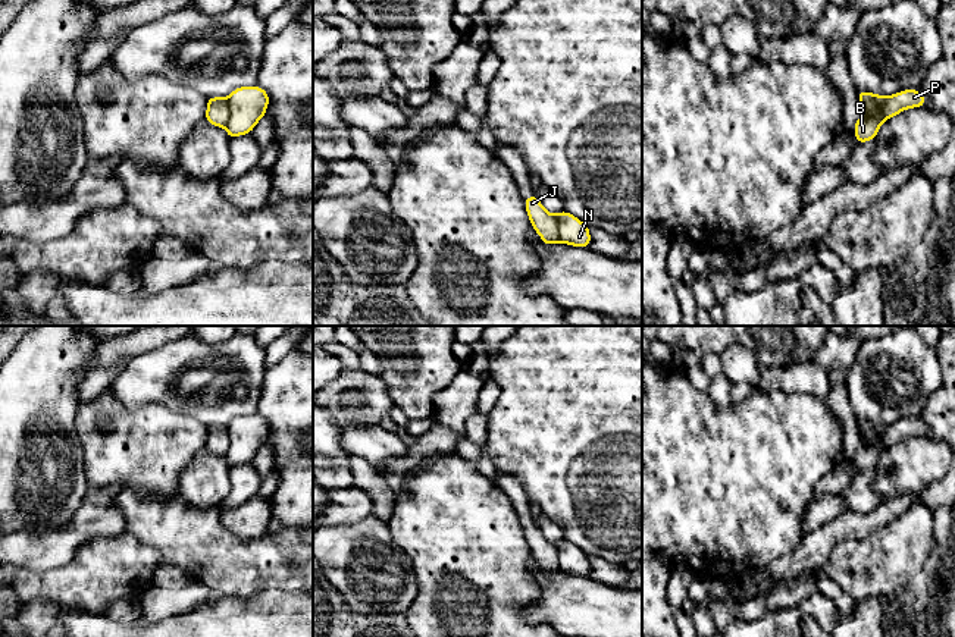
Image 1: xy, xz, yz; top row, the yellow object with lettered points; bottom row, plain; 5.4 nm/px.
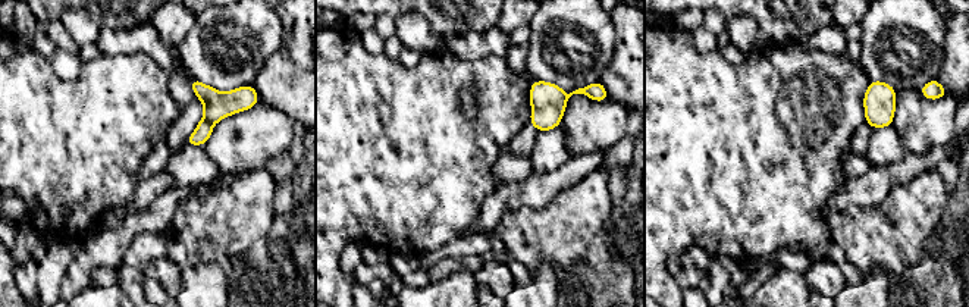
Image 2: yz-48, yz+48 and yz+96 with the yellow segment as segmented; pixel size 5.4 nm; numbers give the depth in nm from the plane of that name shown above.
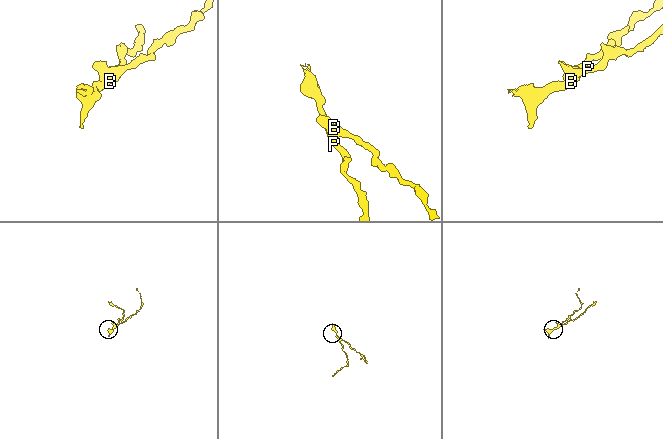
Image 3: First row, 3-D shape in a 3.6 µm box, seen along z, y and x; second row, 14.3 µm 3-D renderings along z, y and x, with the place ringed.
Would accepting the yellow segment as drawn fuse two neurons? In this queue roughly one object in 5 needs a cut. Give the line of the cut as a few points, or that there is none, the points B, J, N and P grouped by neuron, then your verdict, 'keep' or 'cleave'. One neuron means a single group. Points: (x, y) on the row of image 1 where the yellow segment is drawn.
no cut | B J N P | keep

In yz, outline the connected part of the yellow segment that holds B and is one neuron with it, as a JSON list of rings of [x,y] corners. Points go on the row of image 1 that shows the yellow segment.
[[[904,90],[883,97],[867,91],[857,91],[861,117],[855,122],[854,135],[858,144],[876,139],[882,123],[912,107],[926,107],[926,97],[918,90]]]

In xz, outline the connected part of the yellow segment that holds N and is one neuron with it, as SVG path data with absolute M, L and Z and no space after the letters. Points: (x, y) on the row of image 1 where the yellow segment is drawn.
M536 195L526 197L525 208L532 229L538 232L545 245L555 245L560 241L577 248L588 248L591 245L589 226L566 210L552 216L545 210Z

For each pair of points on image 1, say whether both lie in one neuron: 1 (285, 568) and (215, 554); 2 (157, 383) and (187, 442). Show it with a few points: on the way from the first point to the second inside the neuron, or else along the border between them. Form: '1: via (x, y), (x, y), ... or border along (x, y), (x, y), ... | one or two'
1: via (268, 564), (232, 564) | one
2: border along (135, 410), (163, 404), (203, 423) | two

